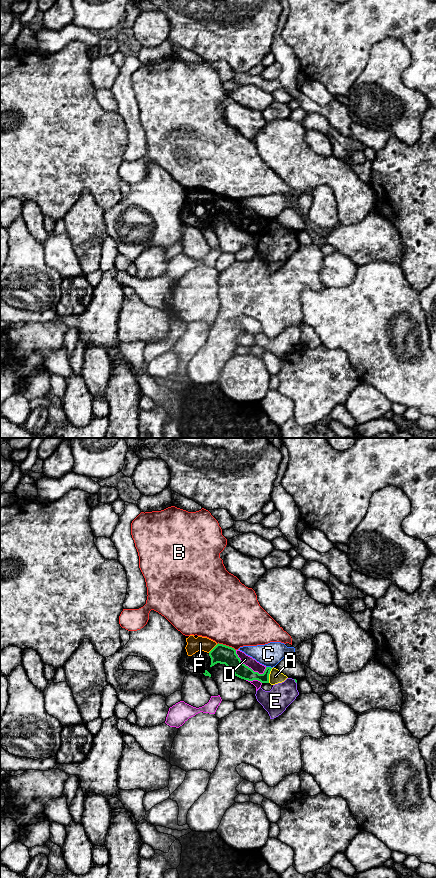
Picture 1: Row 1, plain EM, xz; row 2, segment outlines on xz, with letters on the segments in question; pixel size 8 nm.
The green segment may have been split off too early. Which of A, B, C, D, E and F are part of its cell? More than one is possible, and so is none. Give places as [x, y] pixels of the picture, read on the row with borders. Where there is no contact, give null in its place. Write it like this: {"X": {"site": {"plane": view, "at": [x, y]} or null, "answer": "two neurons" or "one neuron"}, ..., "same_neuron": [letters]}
{"A": {"site": {"plane": "xz", "at": [268, 675]}, "answer": "two neurons"}, "B": {"site": {"plane": "xz", "at": [225, 645]}, "answer": "two neurons"}, "C": {"site": {"plane": "xz", "at": [269, 667]}, "answer": "two neurons"}, "D": {"site": {"plane": "xz", "at": [247, 666]}, "answer": "two neurons"}, "E": {"site": {"plane": "xz", "at": [295, 681]}, "answer": "two neurons"}, "F": {"site": {"plane": "xz", "at": [213, 648]}, "answer": "one neuron"}, "same_neuron": ["F"]}

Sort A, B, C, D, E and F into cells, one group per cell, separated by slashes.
A E / B / C / D / F

